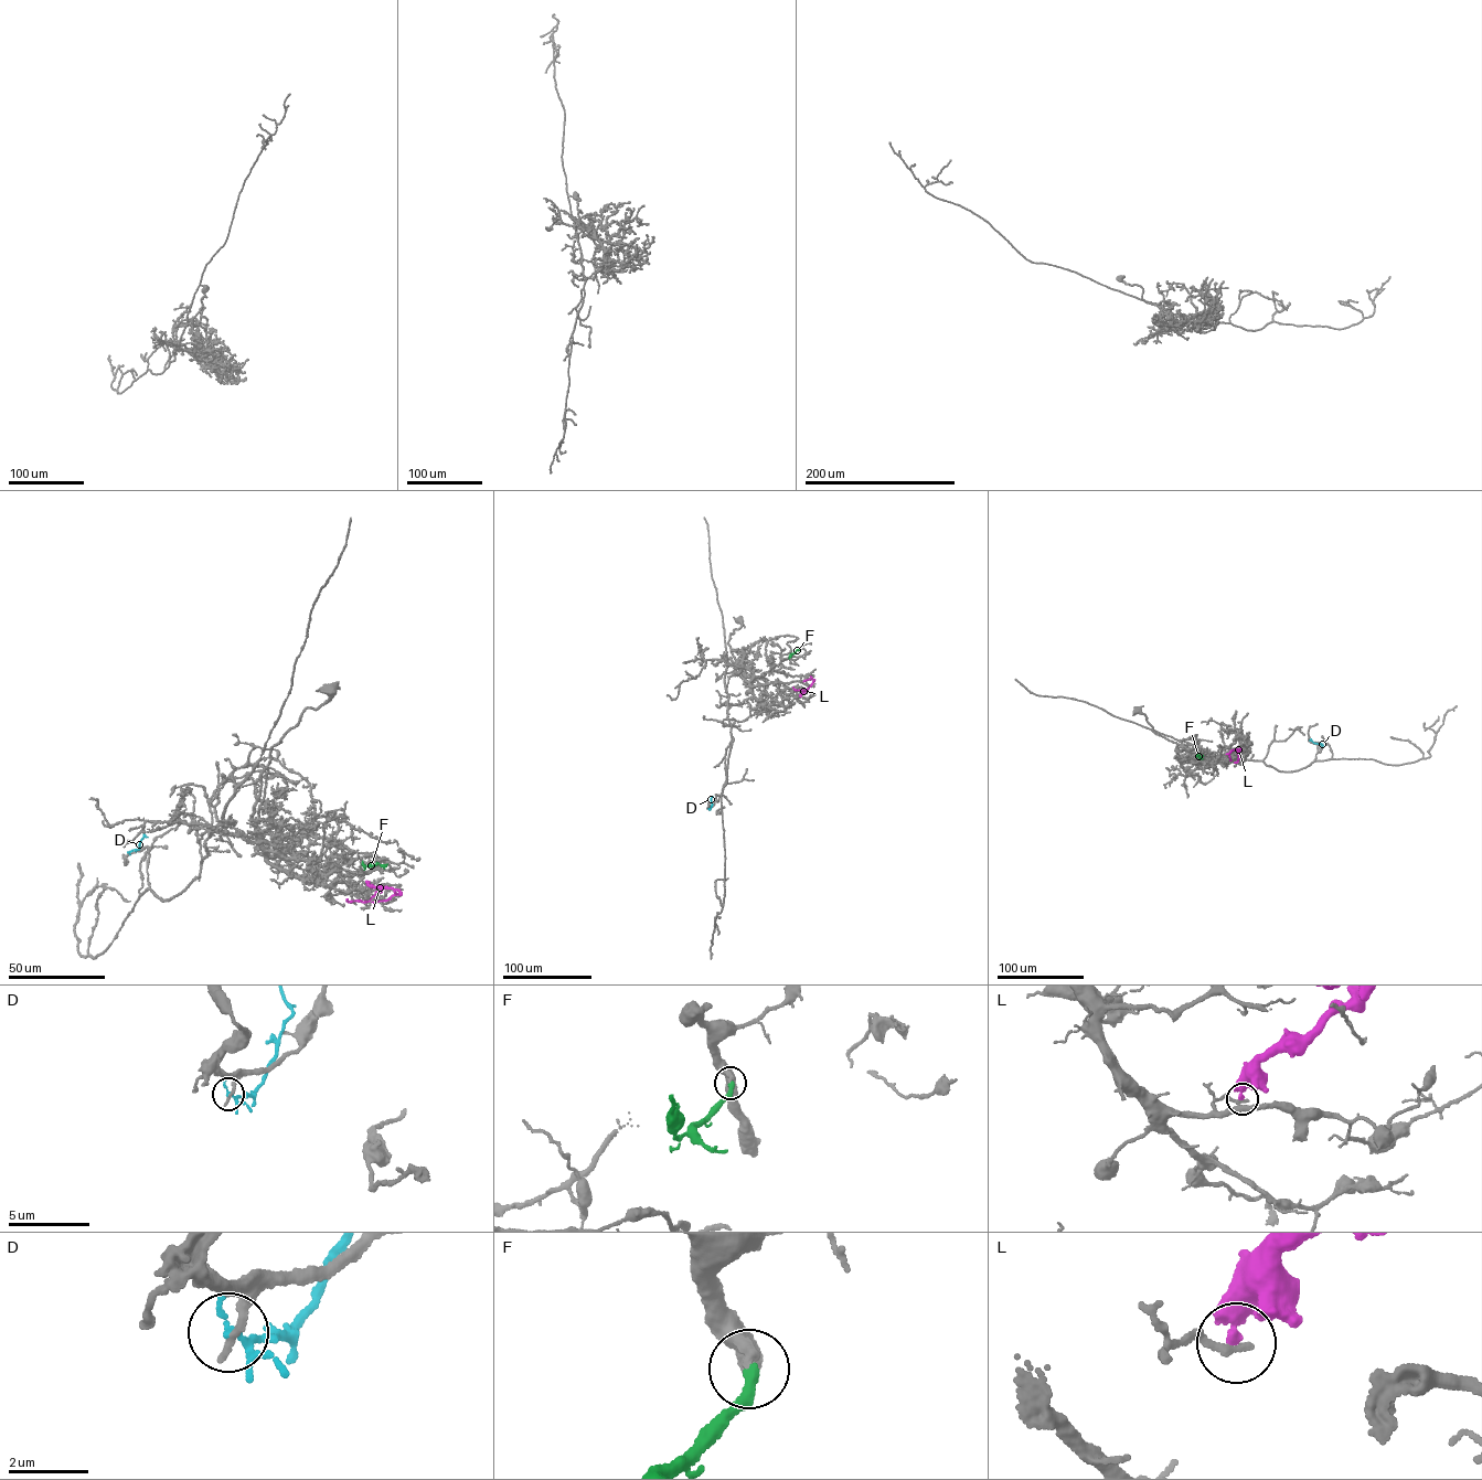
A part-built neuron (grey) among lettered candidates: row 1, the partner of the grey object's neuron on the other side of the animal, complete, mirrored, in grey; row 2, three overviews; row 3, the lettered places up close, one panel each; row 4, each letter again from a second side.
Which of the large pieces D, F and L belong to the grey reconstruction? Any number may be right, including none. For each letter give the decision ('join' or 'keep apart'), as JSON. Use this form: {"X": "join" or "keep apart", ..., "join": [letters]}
{"D": "keep apart", "F": "join", "L": "keep apart", "join": ["F"]}

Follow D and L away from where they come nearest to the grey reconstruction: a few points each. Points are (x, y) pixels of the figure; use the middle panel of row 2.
D: (708, 809), (712, 796)
L: (800, 696), (813, 680), (803, 681)

